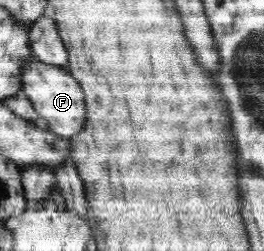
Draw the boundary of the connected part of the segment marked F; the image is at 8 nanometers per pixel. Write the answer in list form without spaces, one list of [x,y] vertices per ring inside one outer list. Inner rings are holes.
[[[39,60],[26,63],[22,75],[22,90],[33,104],[39,117],[47,120],[48,129],[62,138],[78,134],[85,125],[85,103],[79,83],[64,67],[52,66]]]

